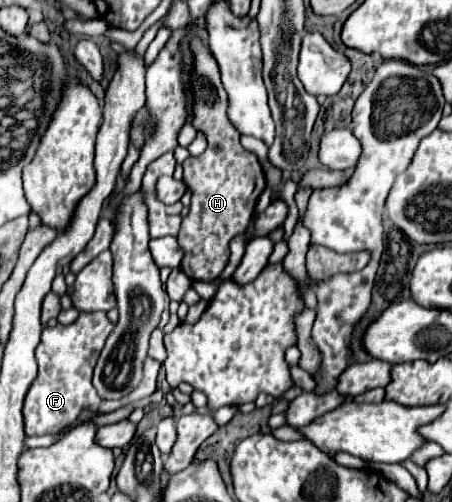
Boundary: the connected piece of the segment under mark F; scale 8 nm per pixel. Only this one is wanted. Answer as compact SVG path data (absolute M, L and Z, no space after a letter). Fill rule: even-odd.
M104 312L94 314L80 314L72 324L56 324L42 330L40 344L36 348L36 362L38 362L38 376L32 382L26 402L24 402L24 426L26 436L44 436L44 434L56 434L68 424L72 424L84 410L90 412L114 412L126 404L138 402L142 398L152 396L156 390L156 376L160 370L160 362L154 358L146 358L144 364L144 378L142 384L122 400L104 400L96 394L96 388L92 386L92 370L100 356L102 344L106 342L106 336L110 334L110 320Z

